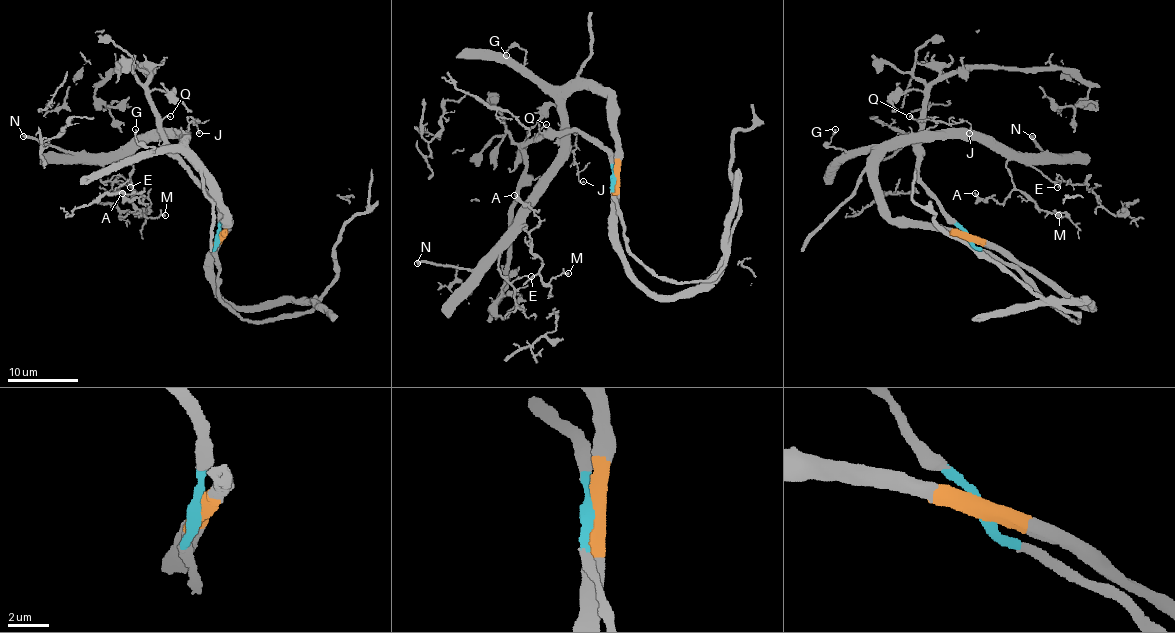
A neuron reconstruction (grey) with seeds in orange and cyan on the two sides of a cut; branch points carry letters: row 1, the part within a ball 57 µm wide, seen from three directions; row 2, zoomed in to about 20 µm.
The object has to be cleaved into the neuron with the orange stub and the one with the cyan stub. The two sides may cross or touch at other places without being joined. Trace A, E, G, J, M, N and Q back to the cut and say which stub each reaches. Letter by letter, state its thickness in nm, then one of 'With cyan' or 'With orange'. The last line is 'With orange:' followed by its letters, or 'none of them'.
A: Thickness 240 nm. With orange
E: Thickness 130 nm. With orange
G: Thickness 150 nm. With orange
J: Thickness 120 nm. With orange
M: Thickness 150 nm. With orange
N: Thickness 280 nm. With orange
Q: Thickness 130 nm. With cyan
With orange: A, E, G, J, M, N

